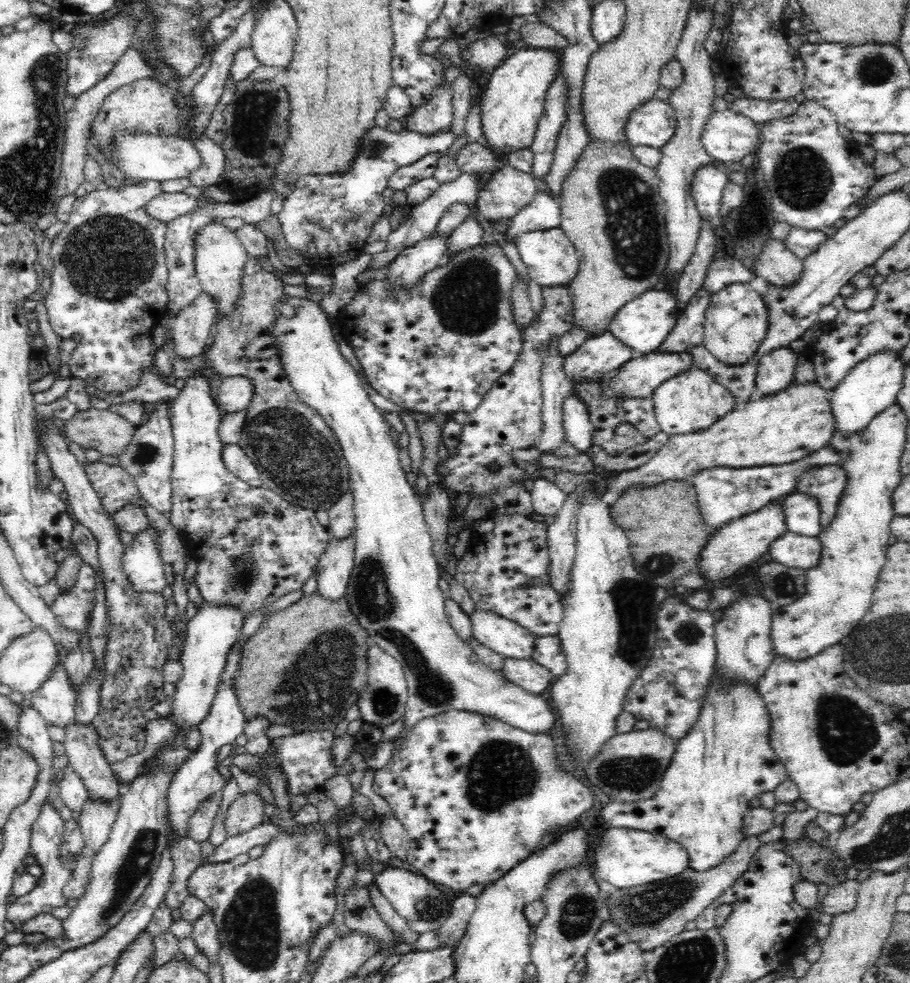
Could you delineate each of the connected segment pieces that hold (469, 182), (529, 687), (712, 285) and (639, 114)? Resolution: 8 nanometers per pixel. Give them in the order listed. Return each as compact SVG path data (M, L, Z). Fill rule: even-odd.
M460 173L454 180L447 183L441 183L436 192L430 197L424 200L422 204L416 204L411 208L411 213L407 216L407 219L400 224L400 226L393 229L387 238L387 249L383 253L376 253L372 255L372 259L369 260L368 269L378 270L378 268L384 268L389 264L406 248L414 244L418 244L418 241L424 239L426 236L430 236L434 232L439 219L443 216L447 208L454 204L454 202L468 203L470 206L475 207L477 204L477 198L480 190L480 177L474 175L474 173Z
M504 657L501 673L504 678L521 689L537 695L547 695L548 688L556 679L544 666L534 659L518 659Z
M722 257L710 264L702 287L712 296L726 286L750 283L755 278L756 273L736 260L736 257Z
M658 98L643 102L628 117L625 130L633 146L660 149L674 136L677 116L668 100Z

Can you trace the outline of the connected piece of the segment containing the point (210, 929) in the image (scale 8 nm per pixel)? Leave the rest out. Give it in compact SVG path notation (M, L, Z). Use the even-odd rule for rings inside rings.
M206 907L205 911L193 922L191 937L199 951L208 957L210 966L220 965L220 939L216 923L214 922L214 911Z

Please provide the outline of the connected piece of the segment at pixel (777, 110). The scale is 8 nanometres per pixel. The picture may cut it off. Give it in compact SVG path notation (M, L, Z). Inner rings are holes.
M748 96L735 98L729 108L736 114L742 114L756 123L765 123L794 114L799 104L792 97L782 100L768 101Z

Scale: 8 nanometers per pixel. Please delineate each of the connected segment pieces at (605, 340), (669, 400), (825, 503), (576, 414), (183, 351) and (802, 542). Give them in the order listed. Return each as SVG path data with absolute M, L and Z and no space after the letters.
M608 331L591 336L576 352L565 356L563 369L571 382L601 380L616 372L628 359L636 356Z
M690 367L661 382L651 397L661 431L669 435L690 434L707 429L734 407L739 406L729 390L698 367Z
M825 464L808 467L796 483L796 491L812 496L820 505L820 525L828 528L836 517L838 501L846 490L848 479L840 465Z
M573 392L564 396L562 402L563 425L565 436L578 452L586 453L592 446L592 421L586 405Z
M202 291L174 318L164 316L159 323L165 330L170 329L176 356L189 359L205 352L217 321L216 299Z
M786 531L772 542L769 553L774 562L806 570L819 563L822 542L816 536L802 536Z

